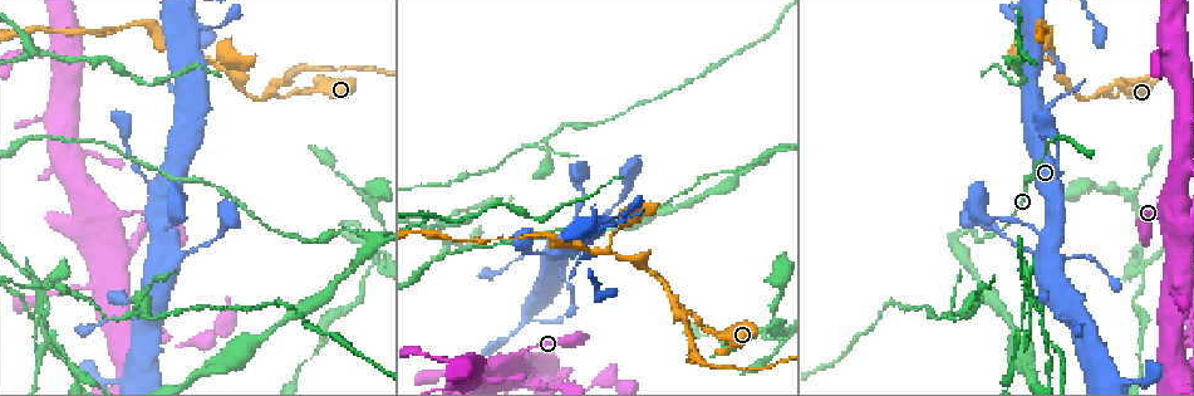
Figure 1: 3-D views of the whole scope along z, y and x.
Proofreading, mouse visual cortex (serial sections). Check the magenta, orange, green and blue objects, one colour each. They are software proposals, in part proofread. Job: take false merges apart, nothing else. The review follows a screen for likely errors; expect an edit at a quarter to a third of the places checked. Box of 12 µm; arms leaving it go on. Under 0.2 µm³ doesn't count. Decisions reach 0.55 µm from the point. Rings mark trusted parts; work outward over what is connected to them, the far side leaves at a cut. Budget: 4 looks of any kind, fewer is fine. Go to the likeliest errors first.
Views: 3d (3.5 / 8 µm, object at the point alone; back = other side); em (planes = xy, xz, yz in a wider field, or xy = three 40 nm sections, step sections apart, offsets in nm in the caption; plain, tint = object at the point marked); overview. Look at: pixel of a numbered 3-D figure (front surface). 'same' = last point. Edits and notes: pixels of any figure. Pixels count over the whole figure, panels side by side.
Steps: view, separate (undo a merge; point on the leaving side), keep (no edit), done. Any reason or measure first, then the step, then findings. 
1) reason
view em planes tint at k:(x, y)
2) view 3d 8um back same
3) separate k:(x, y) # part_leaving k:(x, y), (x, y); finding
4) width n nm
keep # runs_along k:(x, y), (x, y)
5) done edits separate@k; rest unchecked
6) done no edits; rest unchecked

view 3d 3.5um back at 1:(1105, 90)

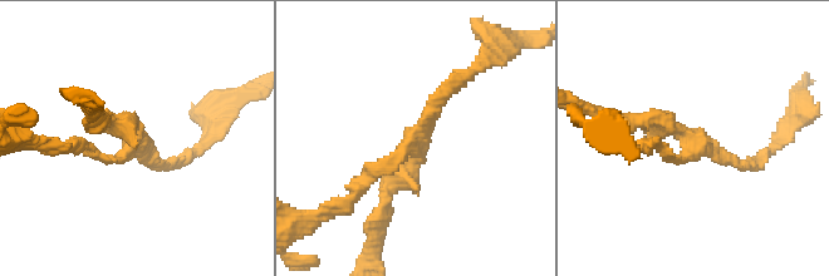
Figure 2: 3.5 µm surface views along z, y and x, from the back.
view em xy step 1 tint at 2:(129, 147)

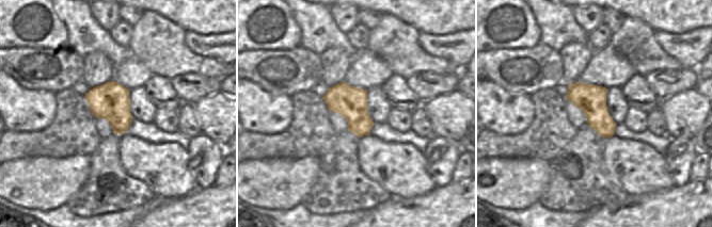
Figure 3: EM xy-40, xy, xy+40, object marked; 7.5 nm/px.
arm_widths 150, 200, 200 nm
keep # runs_along 2:(356, 192), (460, 83); continuous, no second cell

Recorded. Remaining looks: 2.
abrupt turn
view 3d 3.5um at 1:(1175, 366)

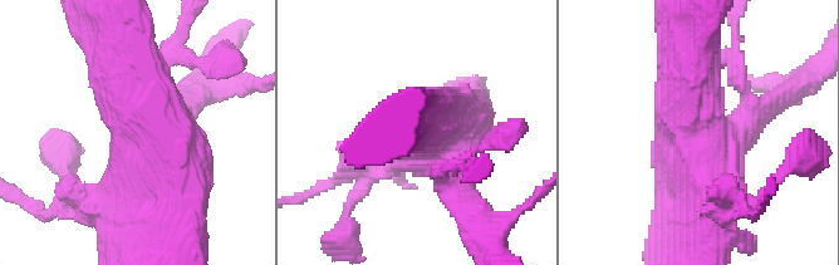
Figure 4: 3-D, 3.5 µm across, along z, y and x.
view em xy step 5 tint at 4:(699, 135)

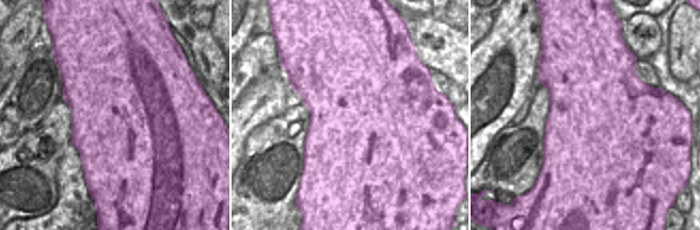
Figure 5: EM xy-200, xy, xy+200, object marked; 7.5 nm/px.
keep # runs_along 4:(693, 57), (707, 141), (751, 107); all the same cell

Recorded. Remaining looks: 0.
done no edits; rest unchecked

